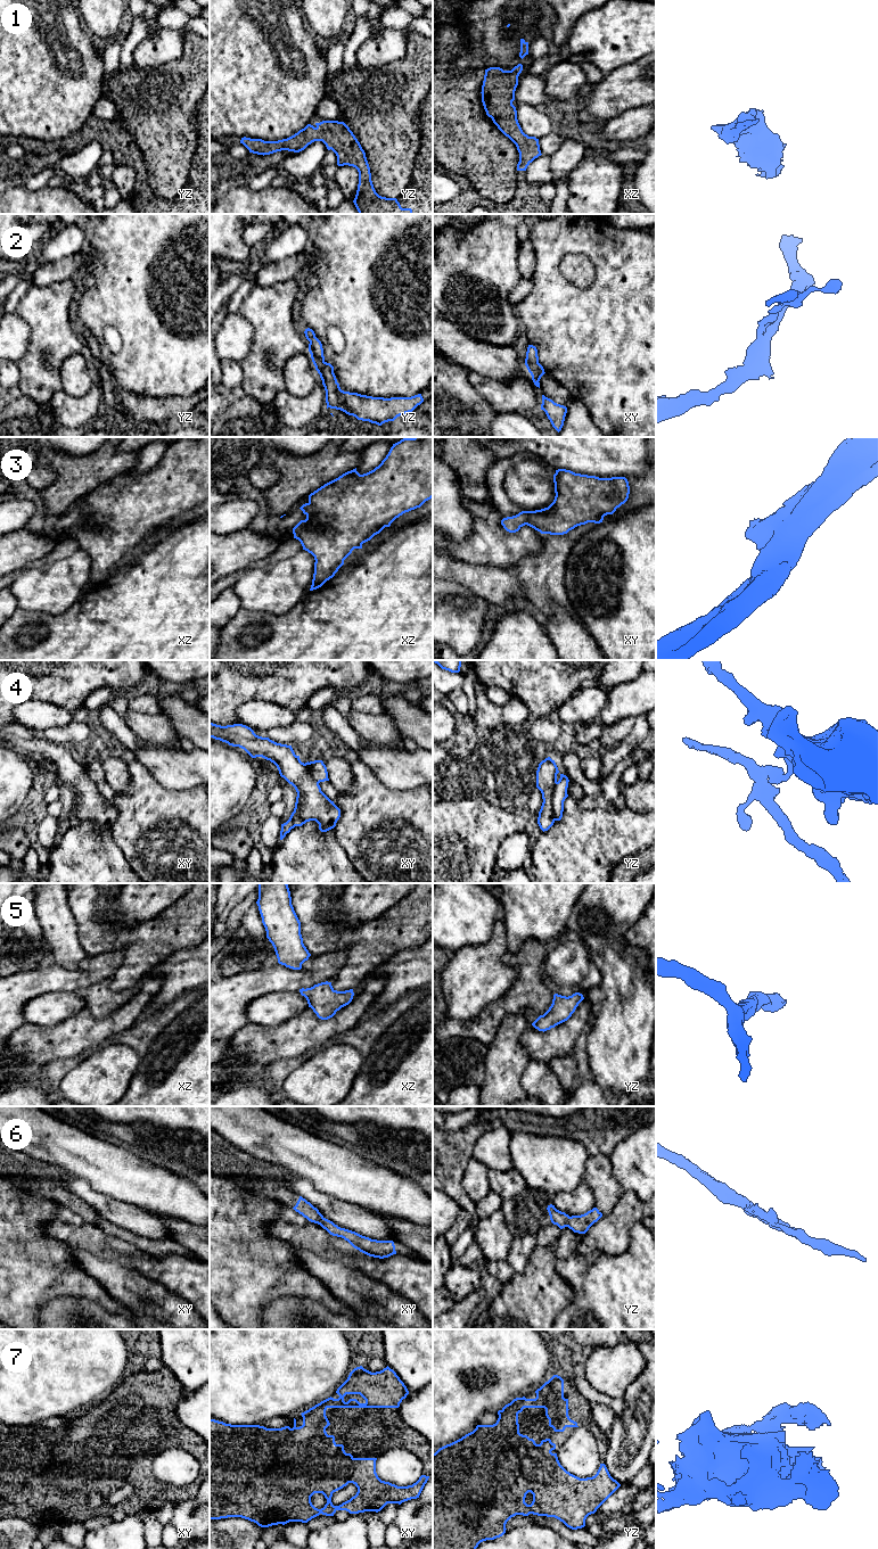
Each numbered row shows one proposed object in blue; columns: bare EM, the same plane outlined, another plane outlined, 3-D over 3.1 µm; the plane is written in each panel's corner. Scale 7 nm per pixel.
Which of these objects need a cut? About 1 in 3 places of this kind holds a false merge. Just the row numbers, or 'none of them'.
4, 6

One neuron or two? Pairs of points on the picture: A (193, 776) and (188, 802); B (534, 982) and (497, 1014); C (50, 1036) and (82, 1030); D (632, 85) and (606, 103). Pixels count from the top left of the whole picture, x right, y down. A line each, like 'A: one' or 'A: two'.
A: two
B: one
C: one
D: one

